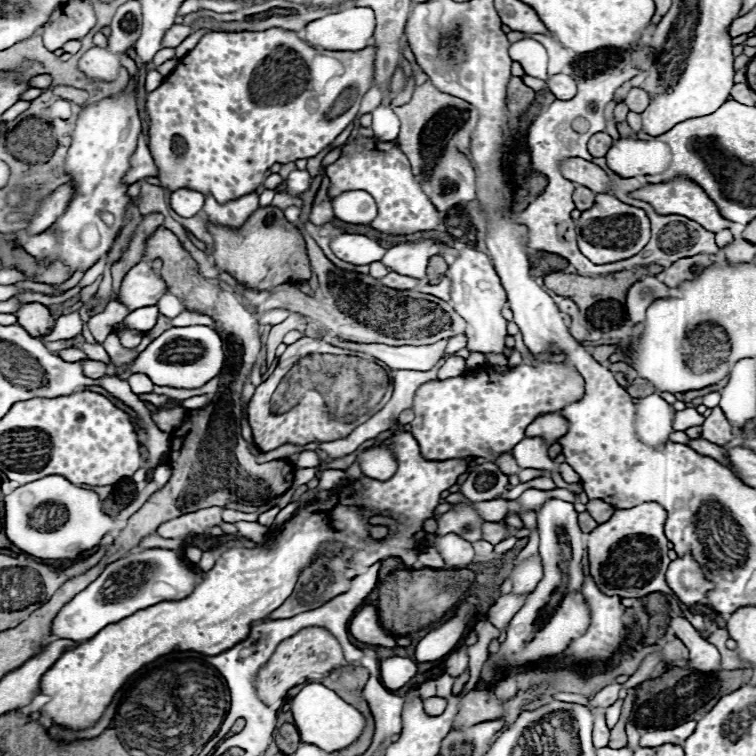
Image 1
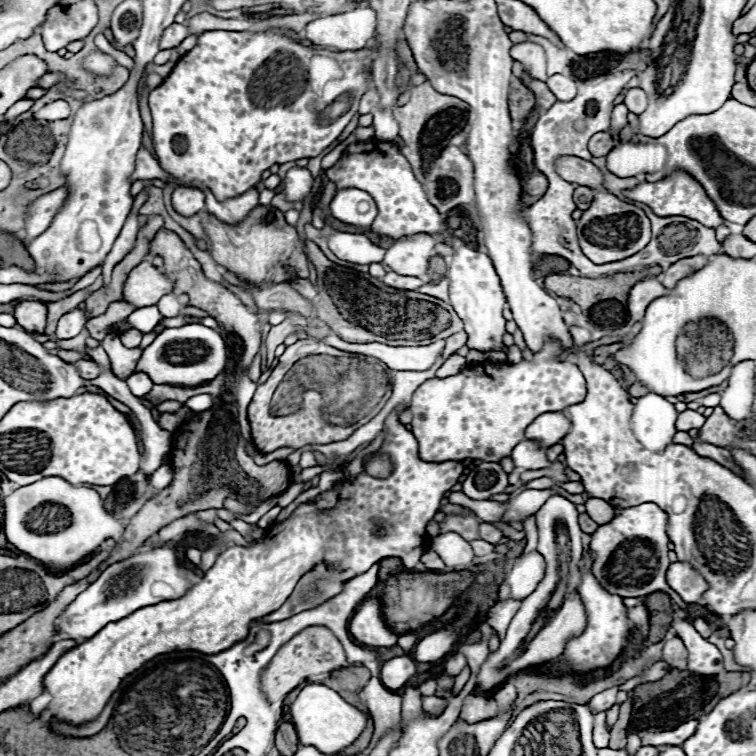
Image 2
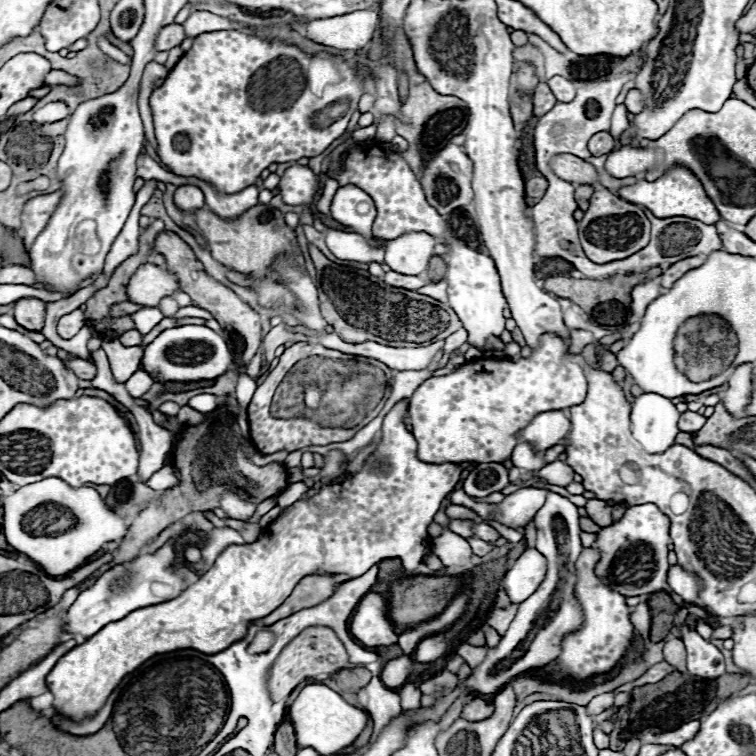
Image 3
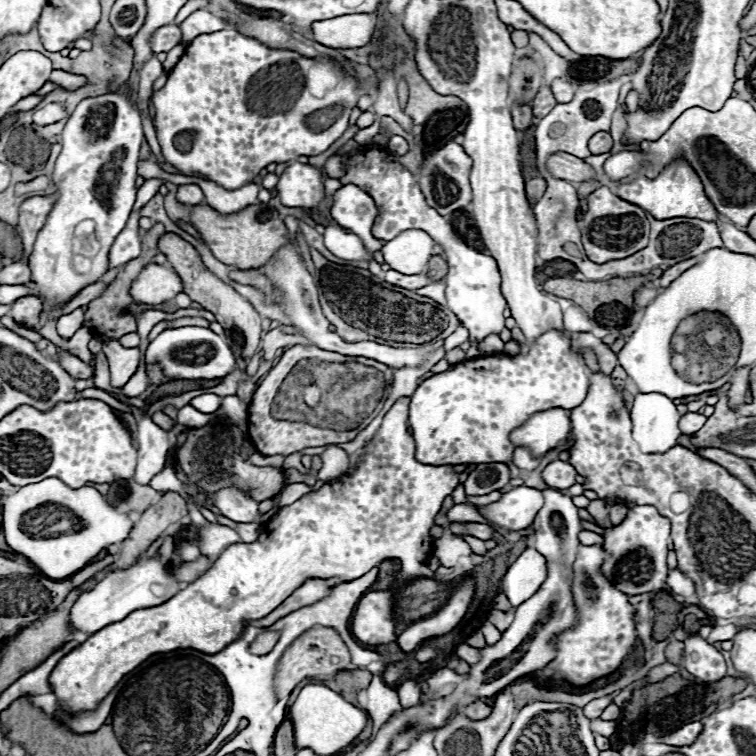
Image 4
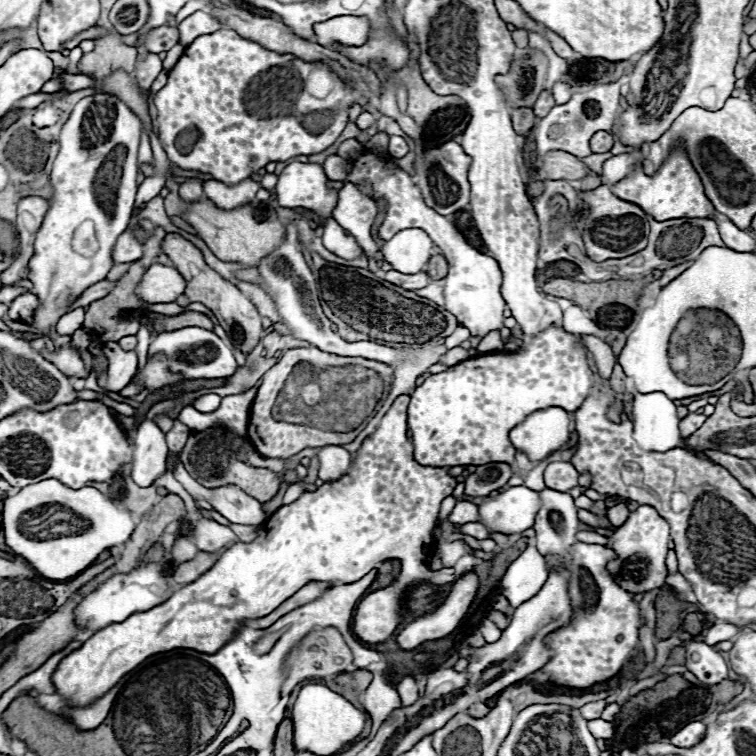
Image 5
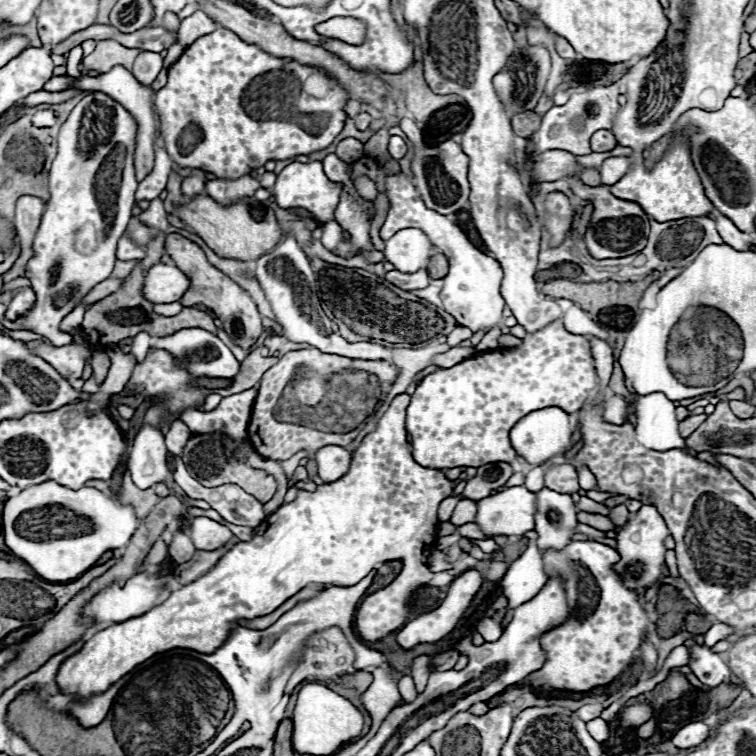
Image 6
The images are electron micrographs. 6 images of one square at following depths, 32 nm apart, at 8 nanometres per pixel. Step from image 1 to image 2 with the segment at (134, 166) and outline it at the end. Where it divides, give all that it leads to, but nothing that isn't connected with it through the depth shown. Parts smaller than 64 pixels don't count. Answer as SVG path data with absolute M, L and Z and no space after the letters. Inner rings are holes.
M142 144L140 150L138 150L138 154L136 154L136 160L134 160L134 172L132 172L130 180L136 182L136 180L168 180L169 178L164 170L160 170L158 162L156 162L154 156L148 152L148 148Z

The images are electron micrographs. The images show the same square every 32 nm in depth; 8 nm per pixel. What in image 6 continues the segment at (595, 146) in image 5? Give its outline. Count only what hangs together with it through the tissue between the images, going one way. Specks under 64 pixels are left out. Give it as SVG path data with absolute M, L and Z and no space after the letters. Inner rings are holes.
M598 130L592 136L590 144L592 144L592 152L608 152L608 150L612 150L616 146L616 138L614 138L614 134L610 130Z

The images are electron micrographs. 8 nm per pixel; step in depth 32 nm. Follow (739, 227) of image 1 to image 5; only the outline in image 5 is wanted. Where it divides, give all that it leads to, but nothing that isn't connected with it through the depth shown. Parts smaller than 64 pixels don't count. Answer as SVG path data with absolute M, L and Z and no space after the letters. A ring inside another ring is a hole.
M682 148L674 150L672 156L660 166L660 170L654 176L646 176L642 172L642 166L638 164L630 176L626 176L624 180L612 186L612 192L622 200L638 204L640 208L644 208L644 212L648 212L654 220L660 220L660 222L672 220L672 218L708 218L708 220L714 218L714 206L706 198L700 176L692 168Z

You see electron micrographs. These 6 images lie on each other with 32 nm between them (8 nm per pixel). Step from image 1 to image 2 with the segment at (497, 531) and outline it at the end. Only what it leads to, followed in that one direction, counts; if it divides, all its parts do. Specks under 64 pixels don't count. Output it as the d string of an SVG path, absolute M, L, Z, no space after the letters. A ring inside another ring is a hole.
M482 522L480 524L480 538L486 540L486 542L490 542L490 544L498 544L502 540L502 530L496 528L490 522Z

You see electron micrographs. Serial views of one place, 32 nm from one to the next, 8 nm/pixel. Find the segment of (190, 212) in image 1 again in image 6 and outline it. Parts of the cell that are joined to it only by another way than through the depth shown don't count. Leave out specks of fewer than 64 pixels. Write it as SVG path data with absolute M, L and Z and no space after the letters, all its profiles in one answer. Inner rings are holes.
M192 170L192 174L184 178L180 190L182 190L182 194L184 194L186 198L192 198L192 196L204 194L204 184L206 184L206 172L202 172L202 170Z

